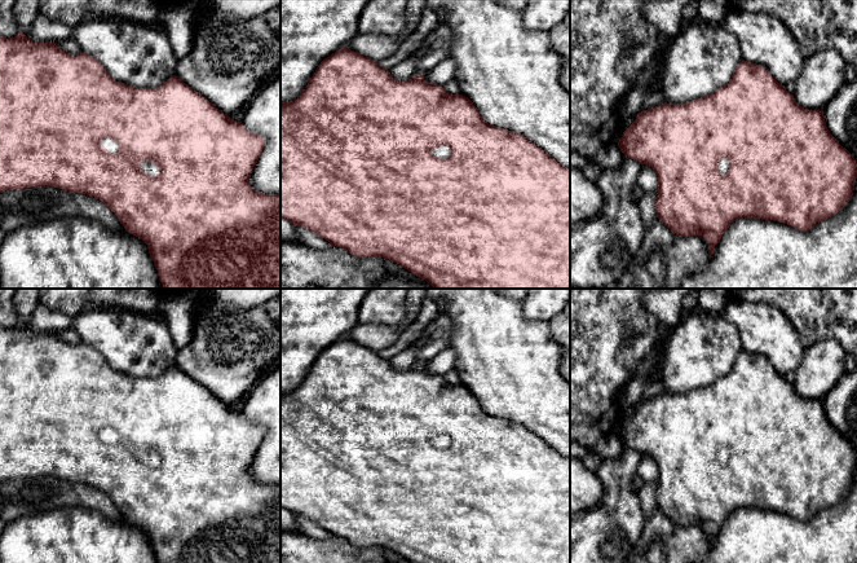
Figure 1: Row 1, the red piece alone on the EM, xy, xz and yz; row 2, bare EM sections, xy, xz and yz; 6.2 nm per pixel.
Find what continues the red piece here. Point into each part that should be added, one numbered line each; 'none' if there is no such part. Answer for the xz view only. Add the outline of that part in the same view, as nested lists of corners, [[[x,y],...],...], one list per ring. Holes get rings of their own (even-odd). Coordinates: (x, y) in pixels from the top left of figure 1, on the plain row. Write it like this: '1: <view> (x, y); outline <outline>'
1: xz (442, 441); outline [[[445,435],[433,439],[433,445],[437,448],[447,448],[450,445],[450,439]]]

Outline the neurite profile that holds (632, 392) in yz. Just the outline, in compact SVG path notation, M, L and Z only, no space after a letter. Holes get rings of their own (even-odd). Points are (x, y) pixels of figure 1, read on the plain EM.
M646 379L632 381L622 391L622 403L635 405L642 397L646 387Z

